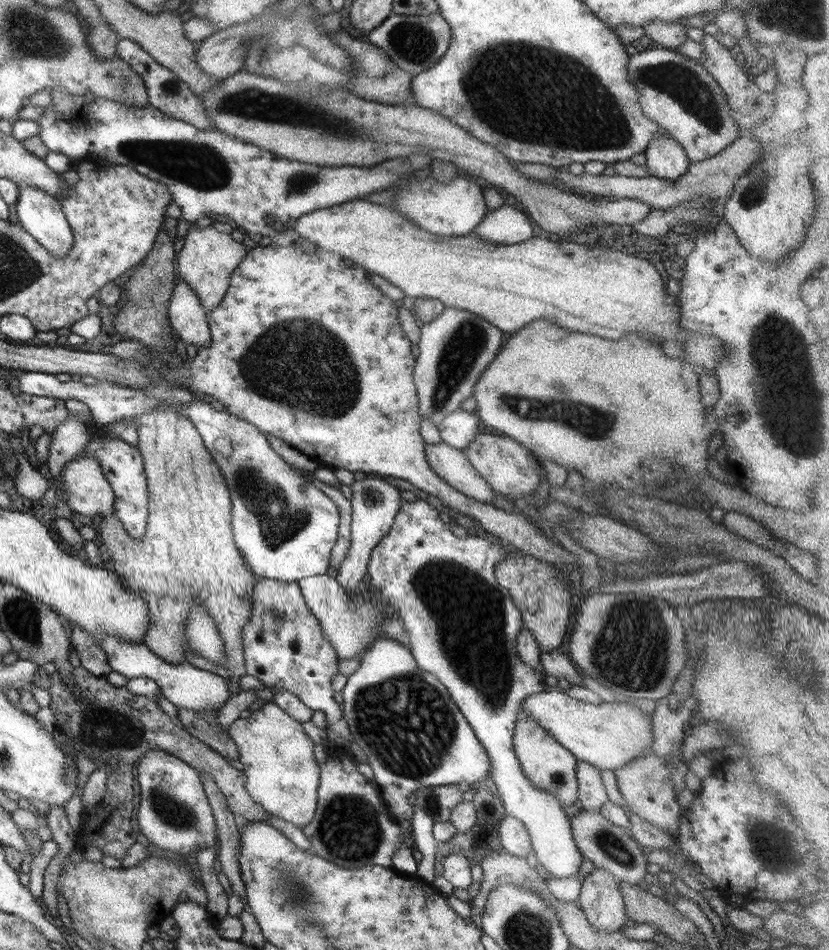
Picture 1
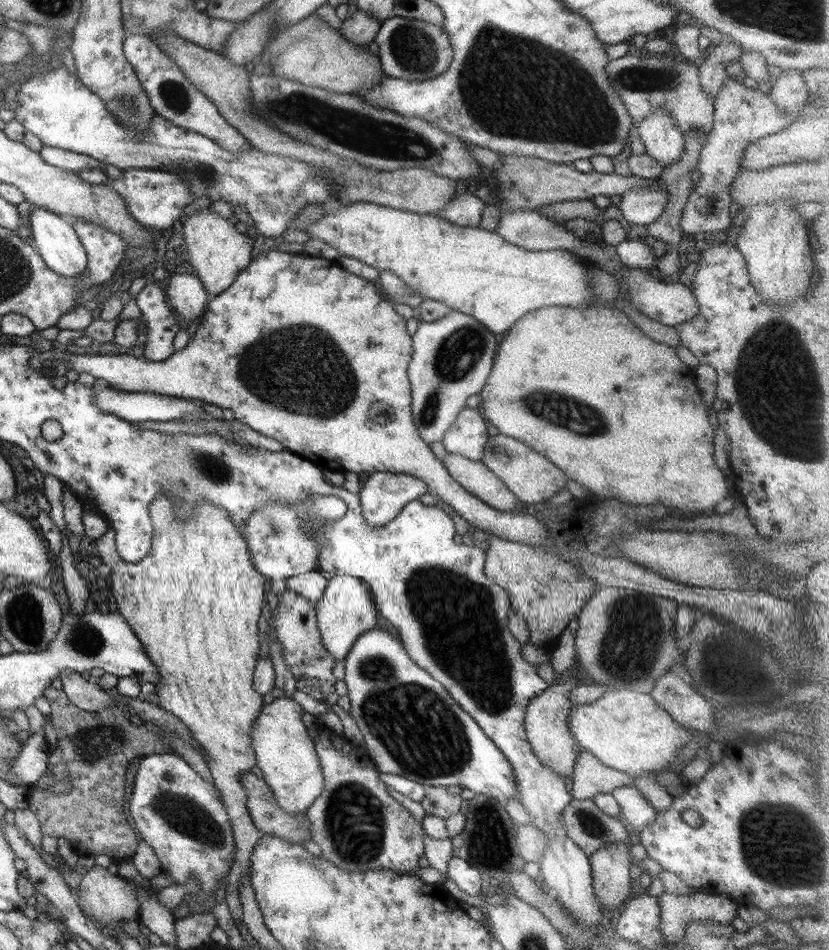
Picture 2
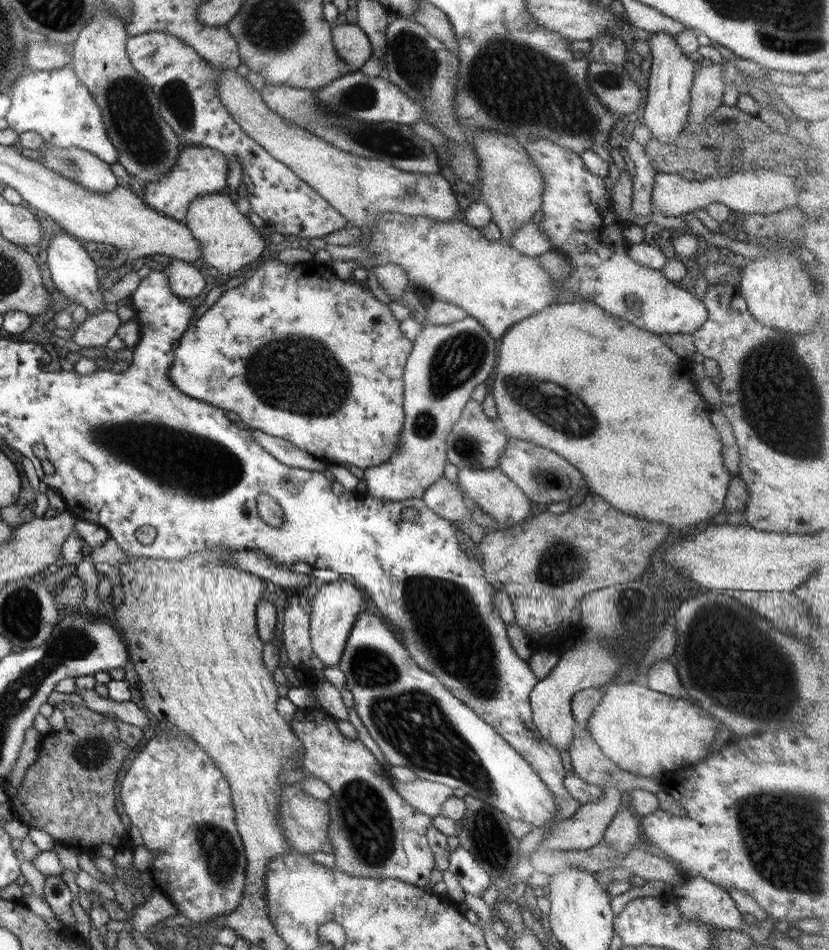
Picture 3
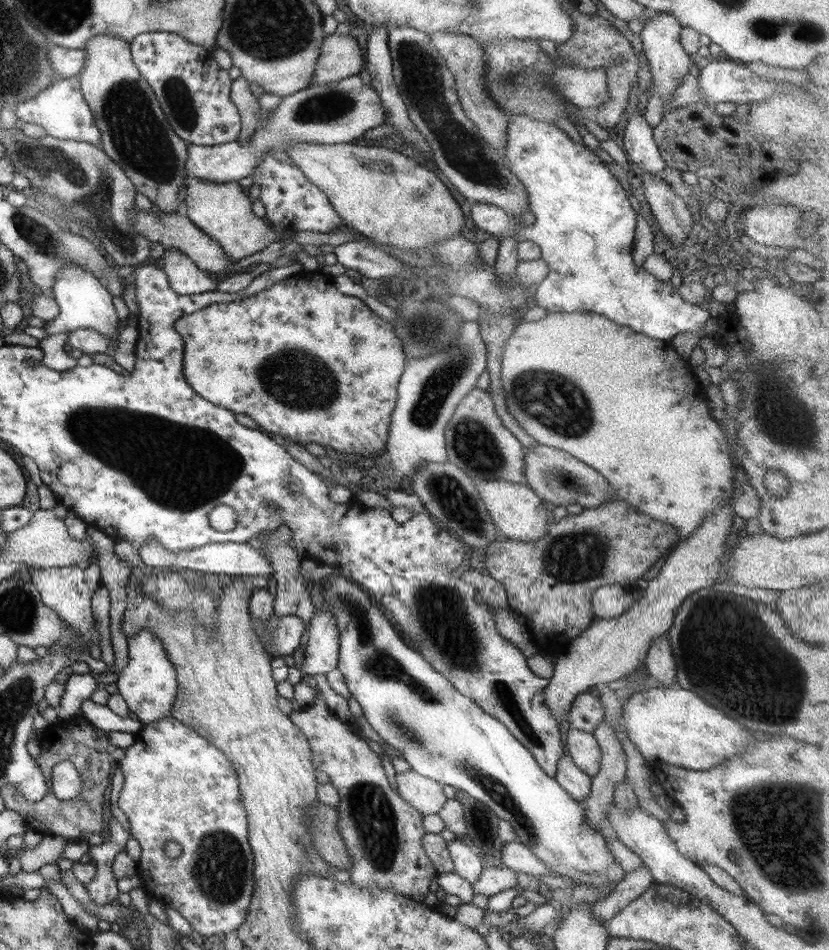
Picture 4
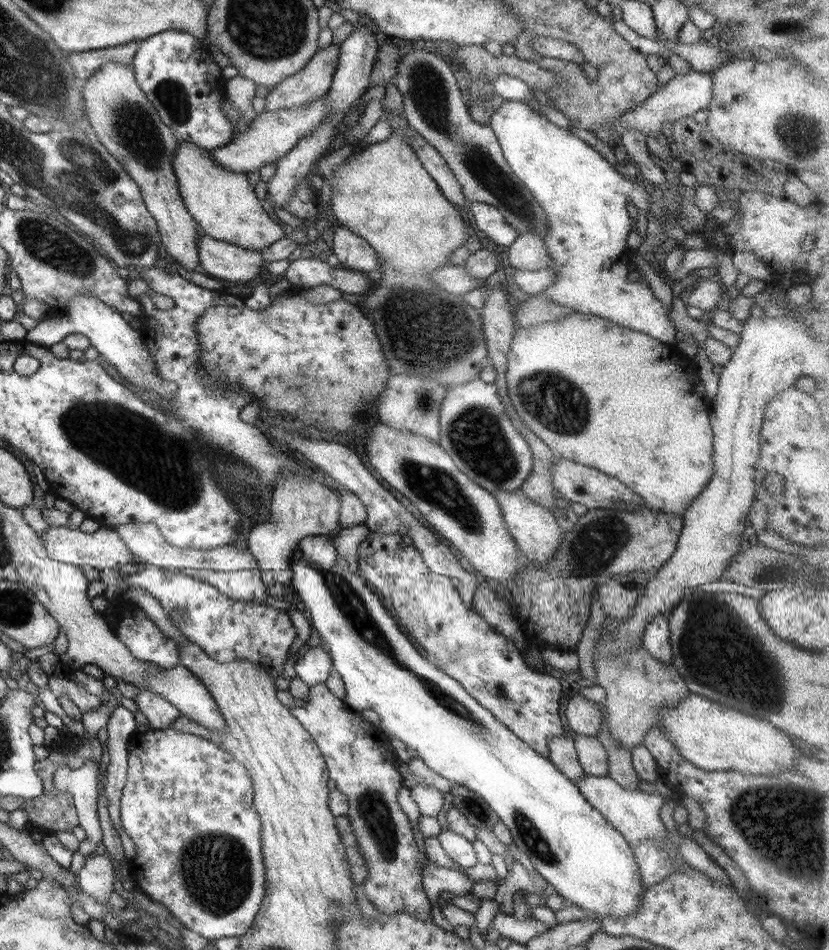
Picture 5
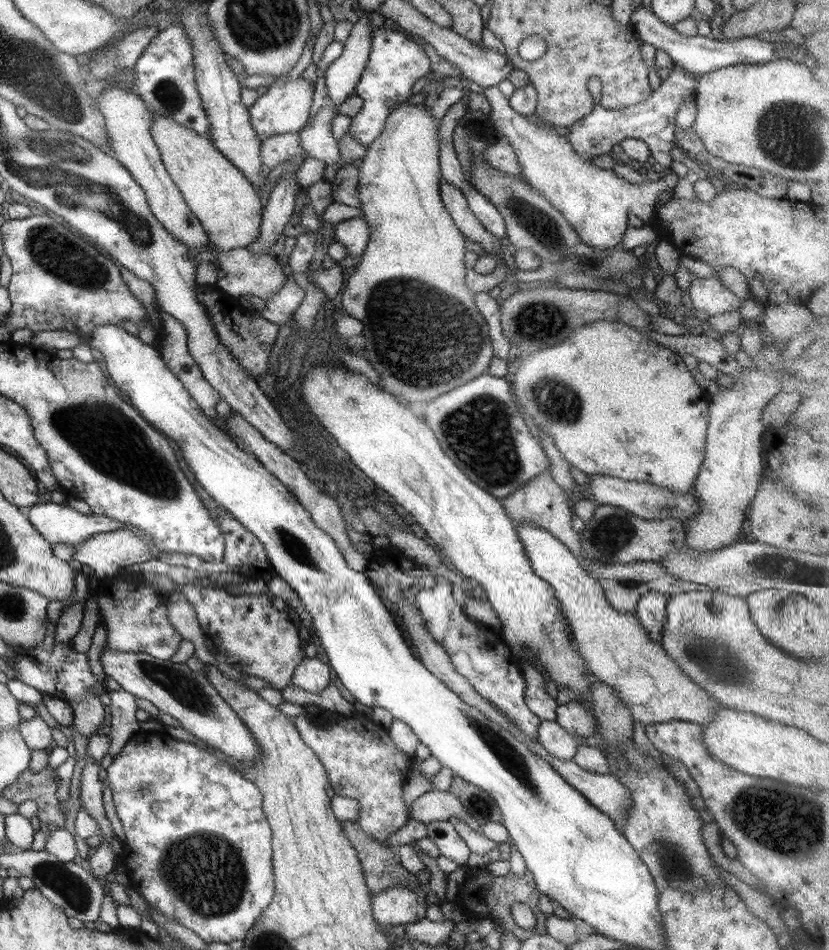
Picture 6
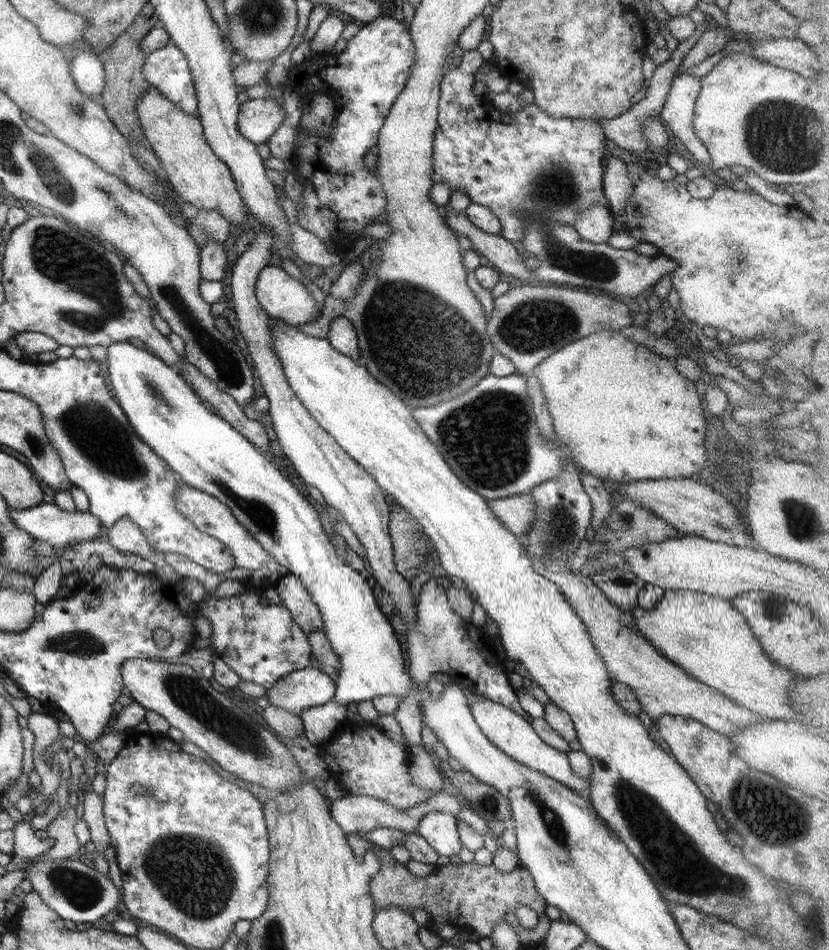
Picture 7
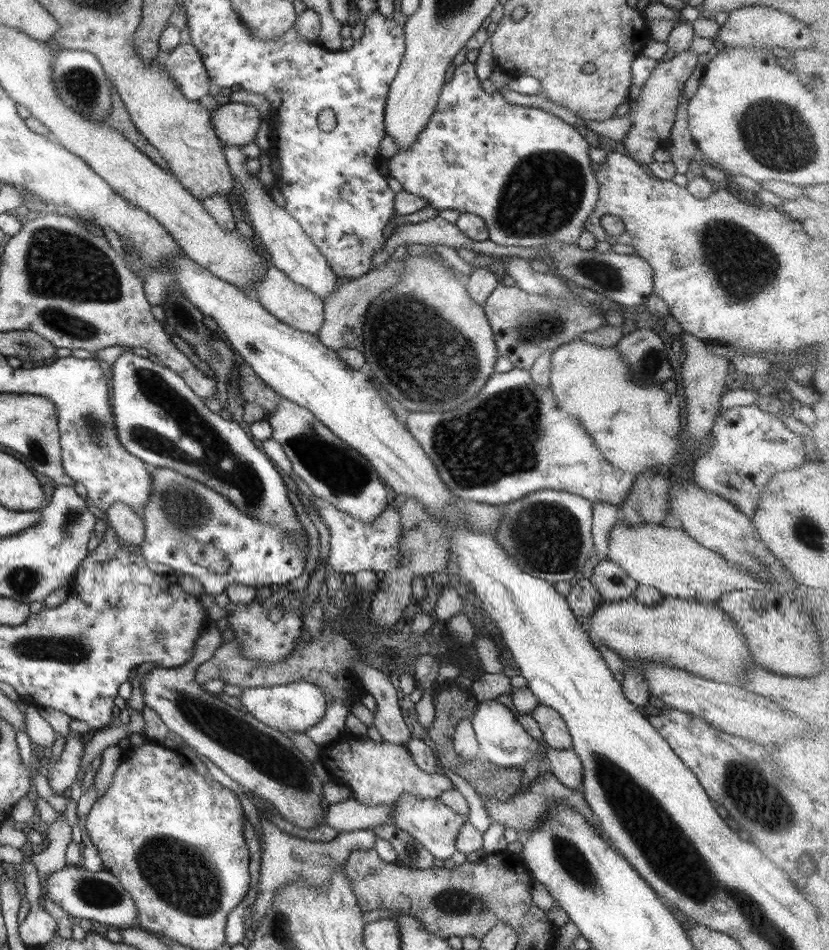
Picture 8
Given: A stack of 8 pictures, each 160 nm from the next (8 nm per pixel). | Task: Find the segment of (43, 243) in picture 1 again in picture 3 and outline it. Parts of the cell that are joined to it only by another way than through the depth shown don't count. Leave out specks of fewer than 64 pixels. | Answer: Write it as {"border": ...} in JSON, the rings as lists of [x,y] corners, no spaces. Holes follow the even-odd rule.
{"border":[[[56,232],[49,241],[46,254],[47,272],[49,272],[49,278],[51,278],[57,291],[71,300],[74,306],[77,304],[83,306],[83,310],[89,315],[104,310],[105,303],[101,296],[101,285],[99,286],[97,275],[95,275],[95,264],[79,240],[65,232]]]}

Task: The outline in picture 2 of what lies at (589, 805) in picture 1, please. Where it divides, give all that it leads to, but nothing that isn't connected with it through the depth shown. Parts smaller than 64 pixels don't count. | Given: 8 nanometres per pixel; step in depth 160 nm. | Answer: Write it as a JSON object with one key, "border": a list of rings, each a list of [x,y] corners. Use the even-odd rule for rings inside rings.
{"border":[[[582,749],[578,752],[572,768],[571,795],[575,800],[592,799],[596,794],[609,793],[620,786],[630,786],[633,777],[600,763],[589,751]]]}

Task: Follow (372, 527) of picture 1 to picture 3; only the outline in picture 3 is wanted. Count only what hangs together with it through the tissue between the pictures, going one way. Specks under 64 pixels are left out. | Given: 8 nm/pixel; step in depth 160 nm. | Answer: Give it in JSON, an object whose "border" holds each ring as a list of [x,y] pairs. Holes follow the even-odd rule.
{"border":[[[473,317],[451,324],[423,328],[406,358],[402,372],[404,421],[396,449],[388,459],[363,470],[366,495],[397,502],[423,496],[425,489],[443,473],[446,465],[445,439],[470,399],[476,384],[483,383],[495,364],[495,339]],[[350,580],[327,582],[312,596],[310,603],[309,639],[313,654],[324,667],[338,664],[356,614],[364,610],[360,590]]]}

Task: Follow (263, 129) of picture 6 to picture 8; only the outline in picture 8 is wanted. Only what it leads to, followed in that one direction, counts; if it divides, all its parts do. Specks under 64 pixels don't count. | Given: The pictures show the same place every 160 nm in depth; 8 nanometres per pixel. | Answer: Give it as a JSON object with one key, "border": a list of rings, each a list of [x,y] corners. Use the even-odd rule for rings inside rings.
{"border":[[[226,100],[210,112],[213,130],[220,144],[225,147],[253,143],[259,121],[259,111],[251,105],[230,103]]]}

